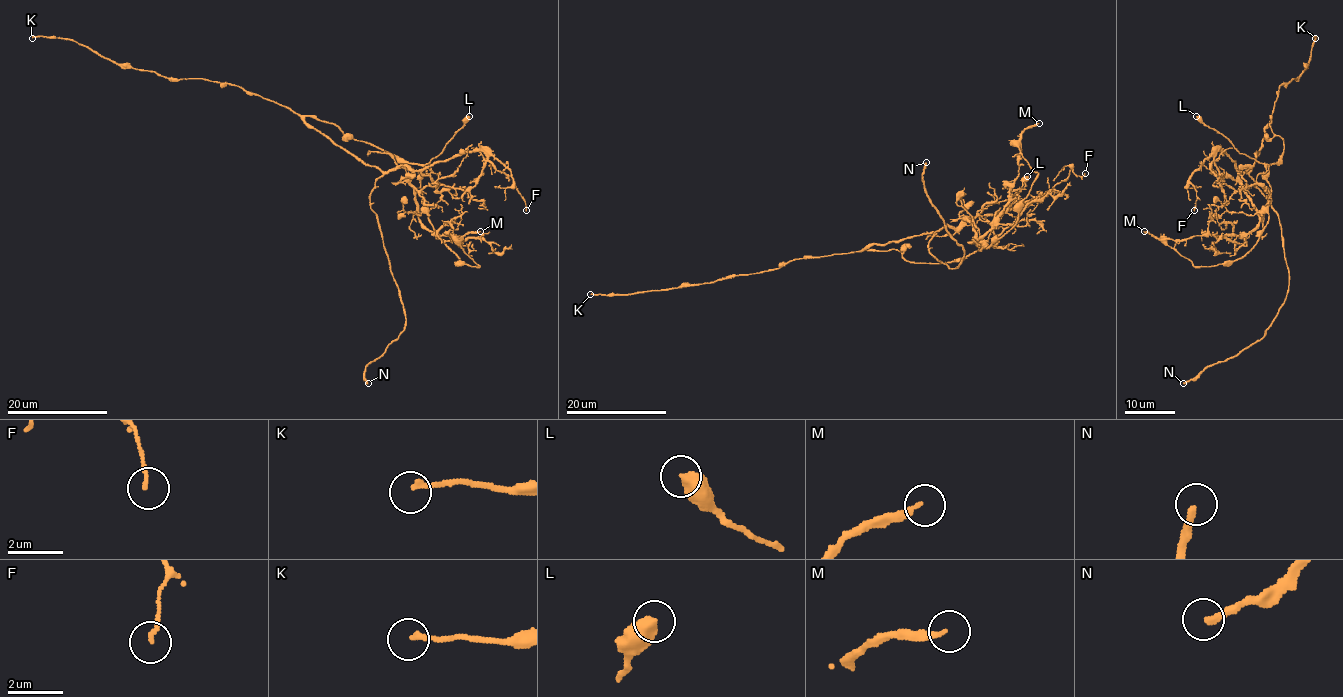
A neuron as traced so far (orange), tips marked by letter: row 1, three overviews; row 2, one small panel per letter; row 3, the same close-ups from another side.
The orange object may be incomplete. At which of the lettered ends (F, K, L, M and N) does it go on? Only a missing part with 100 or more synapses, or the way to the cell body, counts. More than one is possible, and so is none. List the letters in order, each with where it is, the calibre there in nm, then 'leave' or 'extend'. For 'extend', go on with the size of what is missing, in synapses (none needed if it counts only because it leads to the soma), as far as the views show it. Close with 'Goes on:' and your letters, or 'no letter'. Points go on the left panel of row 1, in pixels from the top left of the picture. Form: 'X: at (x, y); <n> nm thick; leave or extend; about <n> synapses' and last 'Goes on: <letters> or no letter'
F: at (526, 210); 130 nm thick; leave
K: at (32, 38); 180 nm thick; leave
L: at (469, 116); 600 nm thick; leave
M: at (480, 231); 190 nm thick; leave
N: at (368, 383); 260 nm thick; extend
Goes on: N

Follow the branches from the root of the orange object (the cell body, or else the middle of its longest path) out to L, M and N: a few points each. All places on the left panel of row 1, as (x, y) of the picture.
L: (343, 148), (384, 171), (403, 166), (420, 171), (428, 175), (434, 185), (438, 176), (428, 164), (469, 116)
M: (343, 148), (384, 171), (405, 166), (411, 173), (419, 220), (436, 235), (459, 235), (460, 240), (480, 231)
N: (343, 148), (383, 174), (370, 194), (370, 208), (405, 316), (399, 336), (365, 368), (368, 383)

